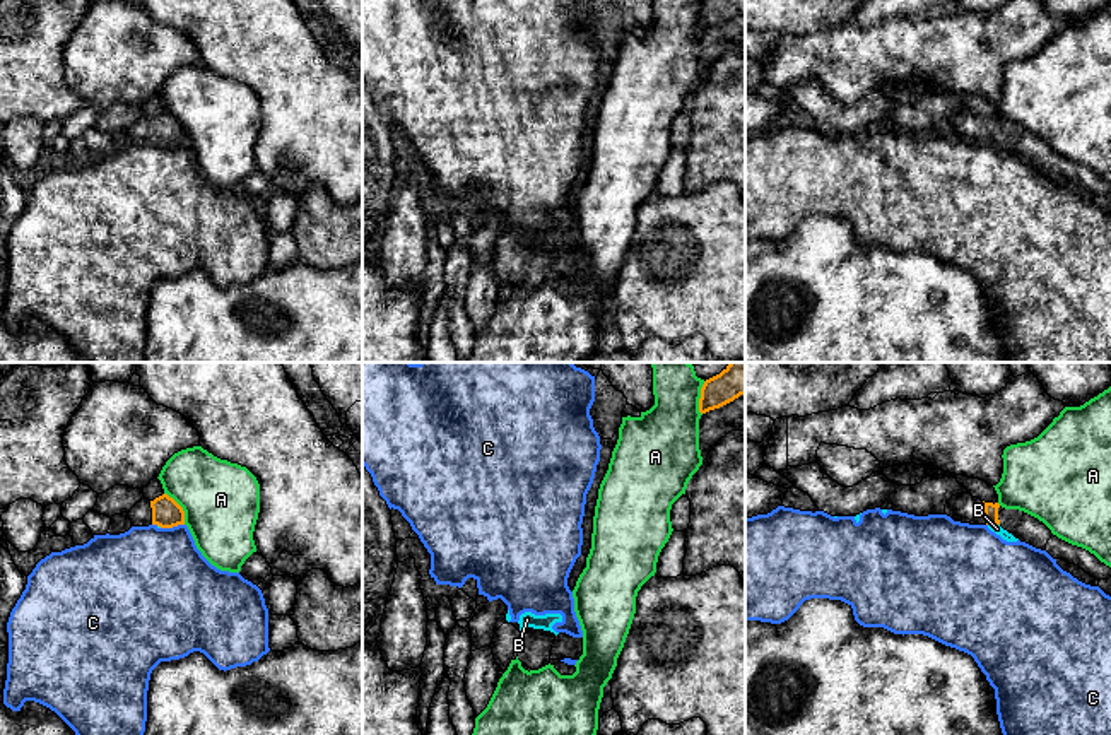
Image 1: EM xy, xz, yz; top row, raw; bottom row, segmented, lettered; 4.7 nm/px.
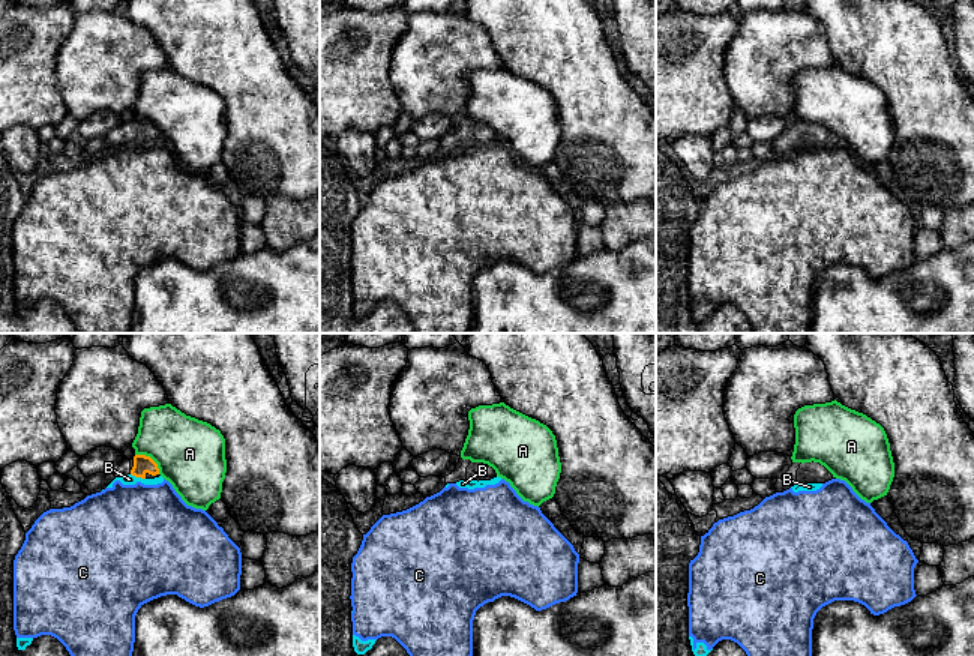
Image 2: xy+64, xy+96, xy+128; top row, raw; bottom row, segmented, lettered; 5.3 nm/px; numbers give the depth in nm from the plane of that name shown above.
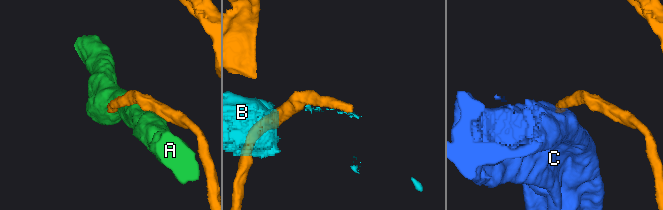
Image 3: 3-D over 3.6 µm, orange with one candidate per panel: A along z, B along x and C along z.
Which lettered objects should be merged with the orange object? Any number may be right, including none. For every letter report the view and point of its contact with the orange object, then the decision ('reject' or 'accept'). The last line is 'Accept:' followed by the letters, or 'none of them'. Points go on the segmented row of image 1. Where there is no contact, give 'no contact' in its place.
A: meets orange in xy at (182, 508); reject
B: meets orange in yz at (993, 523); reject
C: meets orange in xy at (171, 527); reject
Accept: none of them

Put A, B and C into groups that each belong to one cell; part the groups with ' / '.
A / B C

